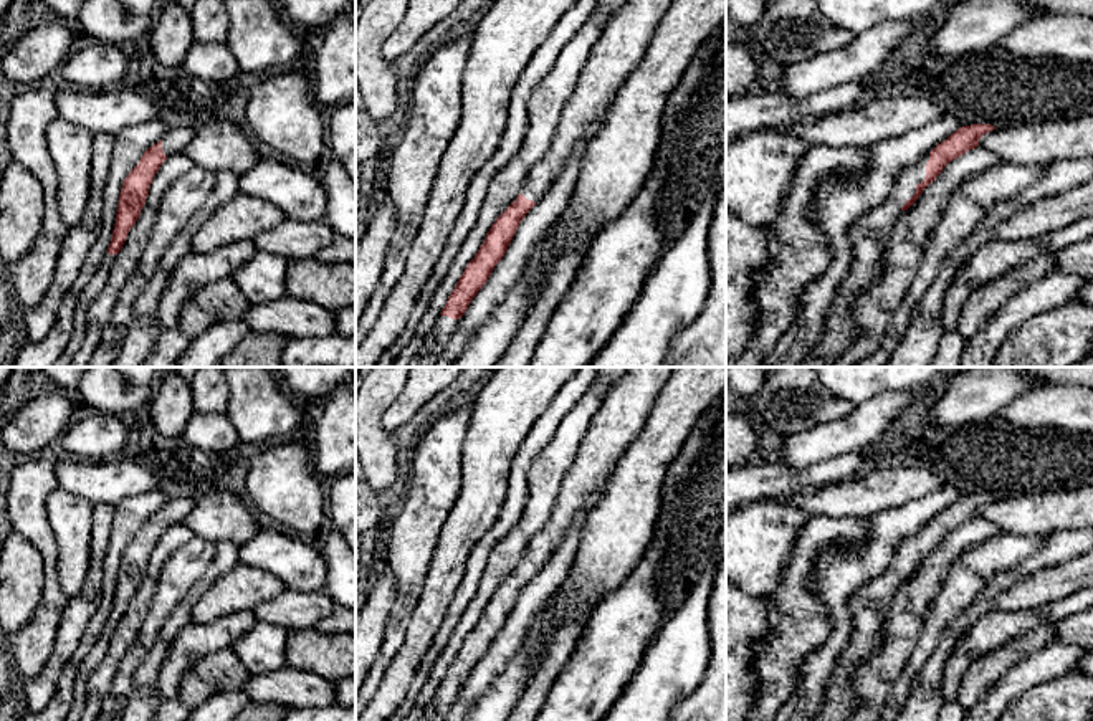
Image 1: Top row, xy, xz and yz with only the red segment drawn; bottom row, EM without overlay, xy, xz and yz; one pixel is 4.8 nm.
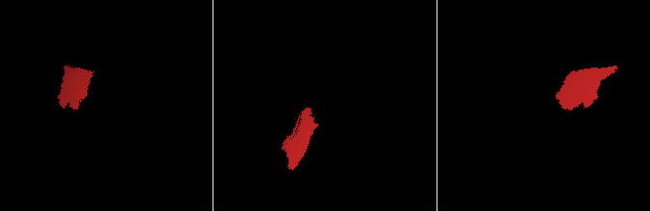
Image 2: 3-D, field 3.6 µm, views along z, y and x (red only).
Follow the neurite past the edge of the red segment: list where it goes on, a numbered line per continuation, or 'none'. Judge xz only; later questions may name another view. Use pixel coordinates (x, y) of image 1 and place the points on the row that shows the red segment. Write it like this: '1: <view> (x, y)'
1: xz (617, 53)
2: xz (435, 343)

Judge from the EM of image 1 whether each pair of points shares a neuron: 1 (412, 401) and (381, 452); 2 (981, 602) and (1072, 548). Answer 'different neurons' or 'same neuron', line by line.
1: different neurons
2: same neuron

